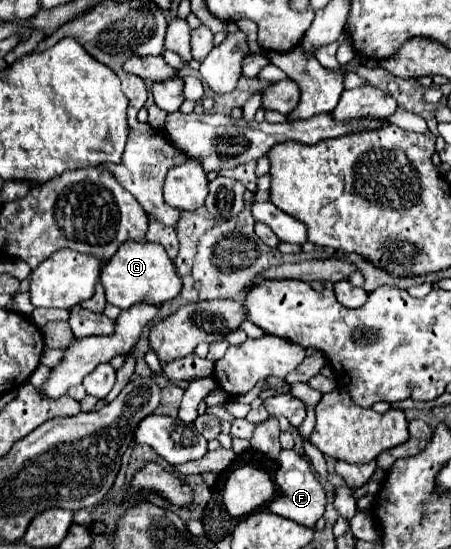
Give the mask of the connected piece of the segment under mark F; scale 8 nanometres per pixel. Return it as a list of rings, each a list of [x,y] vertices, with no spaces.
[[[282,451],[278,457],[278,471],[274,475],[276,485],[280,489],[280,497],[268,505],[272,513],[278,513],[284,519],[296,521],[304,527],[314,527],[314,523],[324,515],[326,509],[326,491],[316,479],[310,461],[304,455],[298,455],[296,451]]]

